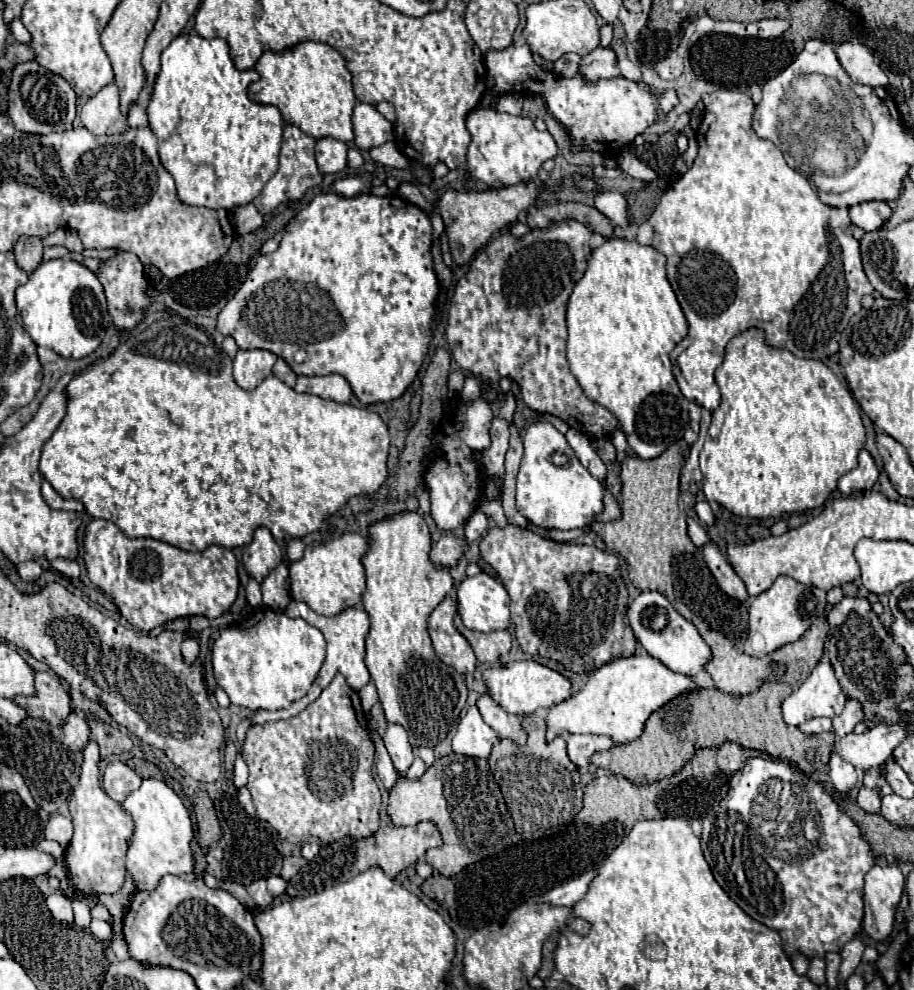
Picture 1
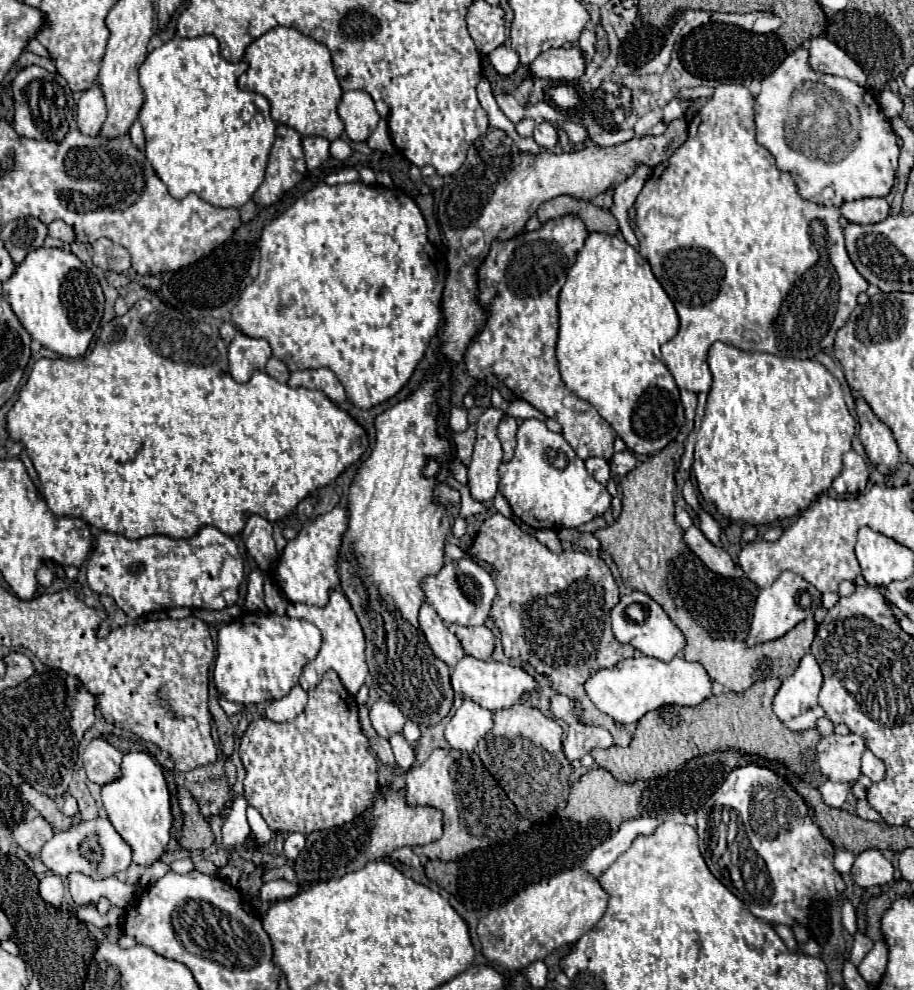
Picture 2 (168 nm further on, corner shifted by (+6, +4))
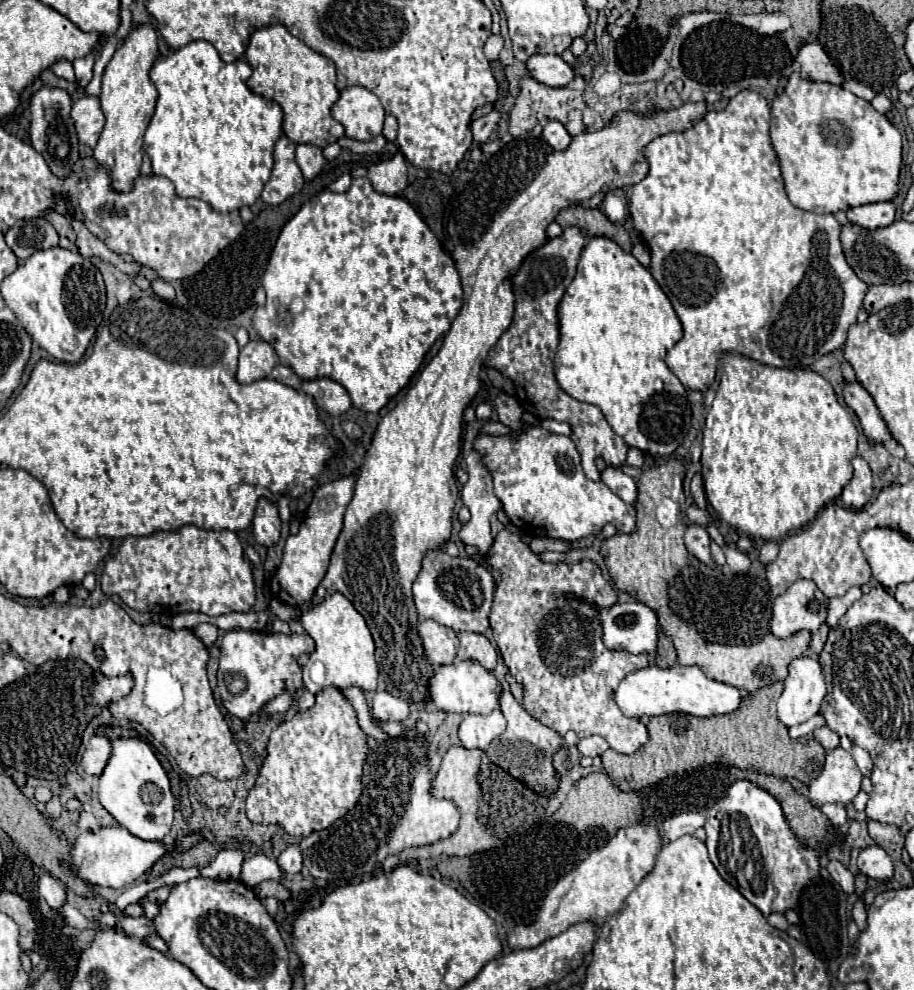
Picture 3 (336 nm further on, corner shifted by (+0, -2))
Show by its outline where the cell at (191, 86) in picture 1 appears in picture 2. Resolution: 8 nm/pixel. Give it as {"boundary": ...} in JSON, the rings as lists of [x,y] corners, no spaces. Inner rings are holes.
{"boundary":[[[213,35],[193,39],[173,37],[159,49],[153,49],[139,67],[145,93],[145,103],[139,113],[147,139],[145,157],[175,199],[195,193],[217,207],[241,207],[261,185],[267,157],[275,141],[275,123],[271,119],[269,101],[263,95],[241,91],[237,87],[237,77],[245,73],[247,67],[245,61],[225,61],[219,55],[219,41]]]}

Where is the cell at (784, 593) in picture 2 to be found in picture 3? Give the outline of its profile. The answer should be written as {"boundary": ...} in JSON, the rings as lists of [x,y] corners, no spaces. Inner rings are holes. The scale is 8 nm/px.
{"boundary":[[[797,579],[773,601],[771,633],[785,639],[801,629],[815,633],[827,619],[827,597],[809,579]]]}

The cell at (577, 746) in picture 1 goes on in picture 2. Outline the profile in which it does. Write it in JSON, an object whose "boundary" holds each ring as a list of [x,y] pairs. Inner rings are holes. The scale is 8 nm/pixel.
{"boundary":[[[571,723],[569,725],[569,733],[567,739],[563,743],[563,751],[567,755],[569,761],[573,759],[581,759],[585,753],[589,753],[595,747],[611,747],[613,745],[613,737],[607,729],[603,727],[589,727],[583,723]]]}

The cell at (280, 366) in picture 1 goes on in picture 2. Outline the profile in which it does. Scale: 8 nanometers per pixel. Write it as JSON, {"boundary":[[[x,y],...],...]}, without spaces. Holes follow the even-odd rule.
{"boundary":[[[271,357],[271,359],[267,361],[265,371],[267,371],[271,377],[275,377],[277,381],[281,381],[281,383],[287,383],[287,379],[289,379],[289,369],[287,369],[279,359],[275,359],[275,357]]]}

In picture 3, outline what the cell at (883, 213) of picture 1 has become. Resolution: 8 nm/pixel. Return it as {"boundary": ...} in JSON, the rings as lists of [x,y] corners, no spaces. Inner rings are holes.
{"boundary":[[[891,201],[859,205],[859,207],[853,207],[847,211],[847,219],[865,229],[879,229],[879,227],[887,227],[895,221],[895,207]]]}

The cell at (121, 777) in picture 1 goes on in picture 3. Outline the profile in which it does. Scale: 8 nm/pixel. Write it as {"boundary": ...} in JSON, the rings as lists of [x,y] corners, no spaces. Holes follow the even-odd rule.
{"boundary":[[[91,737],[85,753],[83,753],[83,769],[87,775],[101,775],[105,765],[111,759],[111,741],[105,737]]]}

